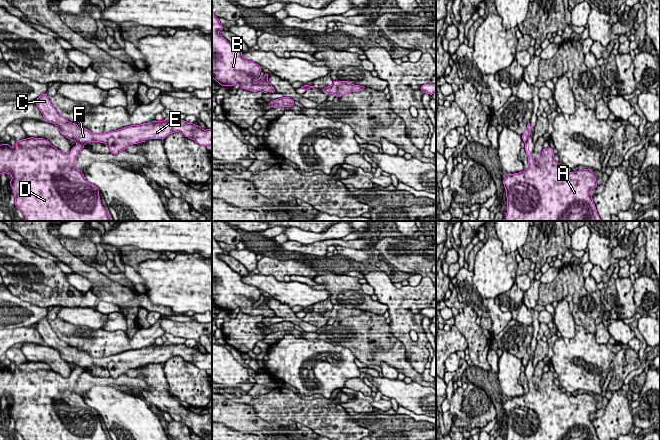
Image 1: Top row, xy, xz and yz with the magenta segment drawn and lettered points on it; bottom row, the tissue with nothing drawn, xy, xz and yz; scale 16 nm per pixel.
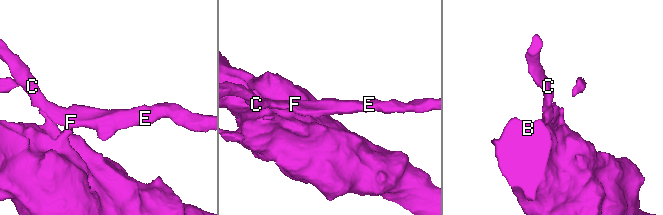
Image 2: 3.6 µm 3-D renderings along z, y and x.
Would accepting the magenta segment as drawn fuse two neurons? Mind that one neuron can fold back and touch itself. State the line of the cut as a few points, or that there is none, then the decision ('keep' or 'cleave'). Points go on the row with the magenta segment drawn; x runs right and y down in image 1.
cut xy (77, 141), (82, 144); cleave

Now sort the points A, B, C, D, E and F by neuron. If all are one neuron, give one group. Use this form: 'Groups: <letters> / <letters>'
Groups: A B D / C E F

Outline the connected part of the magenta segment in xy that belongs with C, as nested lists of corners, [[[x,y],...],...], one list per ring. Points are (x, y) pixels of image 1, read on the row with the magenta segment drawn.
[[[46,93],[36,99],[36,106],[42,112],[44,121],[56,125],[60,133],[66,138],[82,144],[90,142],[107,144],[110,153],[115,155],[125,150],[129,145],[145,142],[148,139],[165,139],[174,132],[180,132],[200,145],[212,147],[212,129],[203,130],[199,125],[187,123],[185,120],[151,121],[108,133],[94,134],[85,128],[79,128],[76,123],[71,123],[60,116]]]

